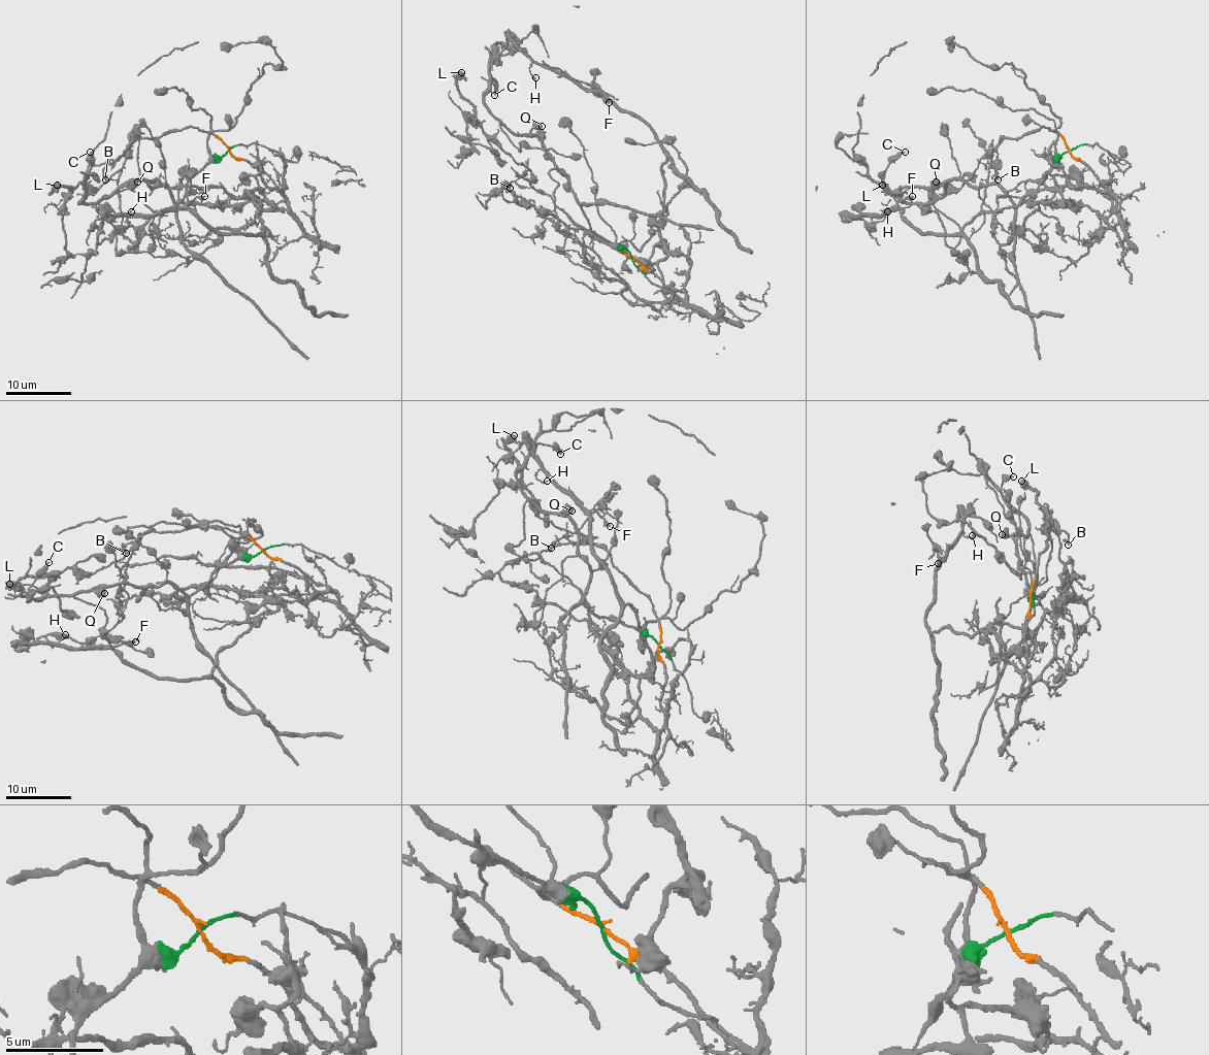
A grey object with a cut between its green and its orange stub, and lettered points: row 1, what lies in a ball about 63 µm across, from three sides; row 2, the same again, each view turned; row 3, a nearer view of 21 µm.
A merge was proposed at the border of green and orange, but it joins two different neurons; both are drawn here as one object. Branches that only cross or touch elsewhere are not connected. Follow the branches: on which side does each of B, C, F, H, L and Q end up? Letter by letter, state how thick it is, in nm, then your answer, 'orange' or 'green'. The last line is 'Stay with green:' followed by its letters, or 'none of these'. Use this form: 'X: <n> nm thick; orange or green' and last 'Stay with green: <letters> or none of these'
B: 130 nm thick; orange
C: 240 nm thick; green
F: 440 nm thick; orange
H: 200 nm thick; orange
L: 500 nm thick; orange
Q: 700 nm thick; green
Stay with green: C, Q

